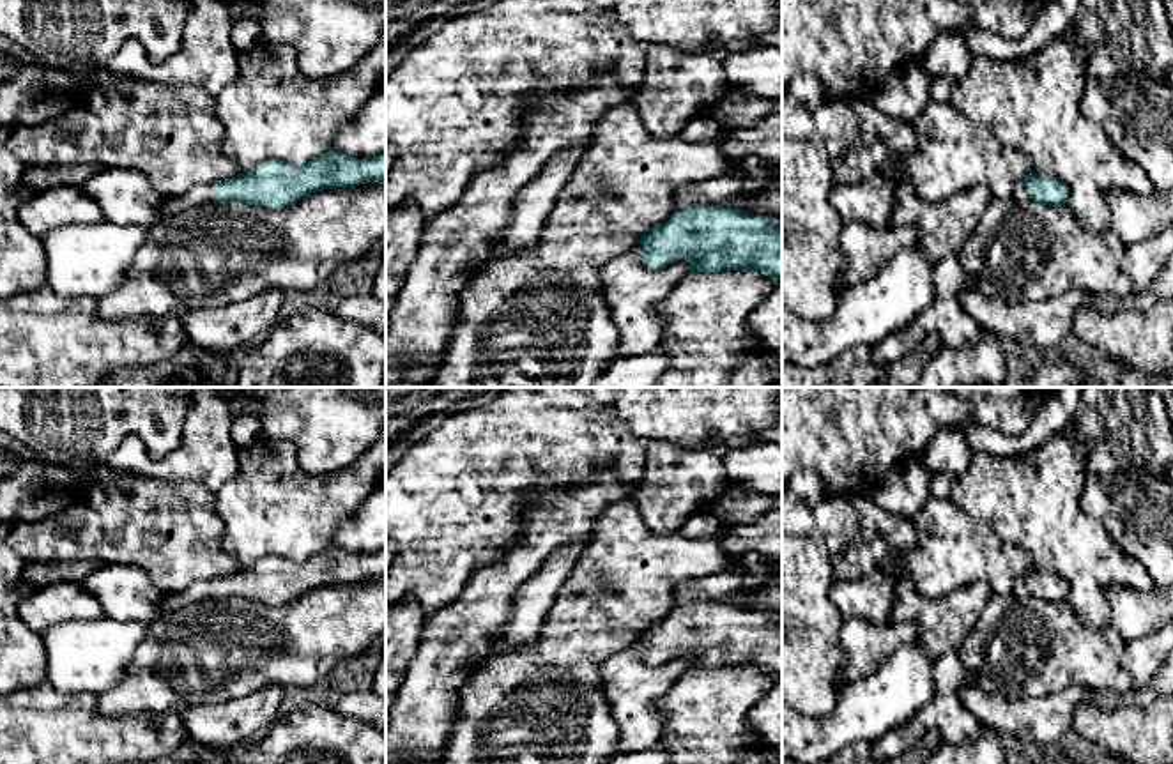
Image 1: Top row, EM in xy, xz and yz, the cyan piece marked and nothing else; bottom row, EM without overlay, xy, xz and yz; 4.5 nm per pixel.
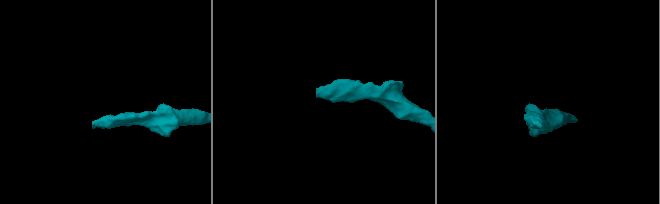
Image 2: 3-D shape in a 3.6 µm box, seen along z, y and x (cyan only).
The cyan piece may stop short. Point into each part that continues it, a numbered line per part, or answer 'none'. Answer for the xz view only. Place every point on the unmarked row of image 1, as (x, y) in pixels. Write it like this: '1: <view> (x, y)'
none

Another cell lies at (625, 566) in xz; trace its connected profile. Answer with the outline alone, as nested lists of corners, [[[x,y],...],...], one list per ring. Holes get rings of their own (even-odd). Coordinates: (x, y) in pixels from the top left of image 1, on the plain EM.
[[[632,499],[607,506],[589,531],[589,543],[547,615],[533,646],[499,656],[474,656],[458,686],[456,716],[439,764],[609,764],[617,753],[619,725],[602,690],[602,665],[640,631],[676,607],[674,591],[690,580],[715,575],[731,564],[722,546],[725,529],[686,538],[651,531]]]

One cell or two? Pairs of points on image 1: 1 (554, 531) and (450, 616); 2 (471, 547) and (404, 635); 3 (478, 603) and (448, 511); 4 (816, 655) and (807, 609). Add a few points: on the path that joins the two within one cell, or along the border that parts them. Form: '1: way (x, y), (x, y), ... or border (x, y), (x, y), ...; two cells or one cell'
1: way (528, 554), (476, 605); one cell
2: border (404, 600), (413, 598), (427, 614); two cells
3: border (505, 554), (480, 566), (467, 584), (441, 607); two cells
4: way (812, 644), (812, 626), (807, 619); one cell

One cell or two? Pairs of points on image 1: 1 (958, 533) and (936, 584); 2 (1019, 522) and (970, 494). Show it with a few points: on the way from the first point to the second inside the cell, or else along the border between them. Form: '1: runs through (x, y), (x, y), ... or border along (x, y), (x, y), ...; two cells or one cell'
1: runs through (952, 545), (952, 552), (936, 572); one cell
2: runs through (1007, 510), (991, 494), (982, 494); one cell

